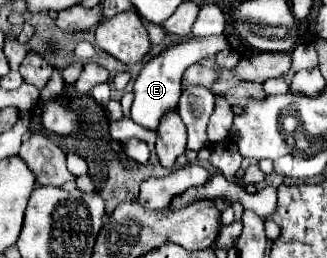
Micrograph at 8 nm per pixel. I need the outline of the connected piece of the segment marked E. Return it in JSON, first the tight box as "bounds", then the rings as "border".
{"bounds":[131,36,227,130],"border":[[[219,36],[219,38],[193,38],[193,40],[185,42],[185,44],[169,46],[159,56],[151,58],[143,66],[139,78],[135,80],[135,86],[133,86],[133,94],[135,94],[133,106],[131,106],[131,118],[133,118],[133,122],[139,124],[139,126],[143,126],[143,128],[147,128],[147,130],[157,130],[161,118],[167,112],[171,112],[171,110],[177,108],[177,102],[179,102],[179,96],[181,96],[181,78],[183,78],[183,72],[191,64],[195,64],[195,62],[207,58],[207,56],[219,54],[225,48],[227,48],[225,36]]]}

